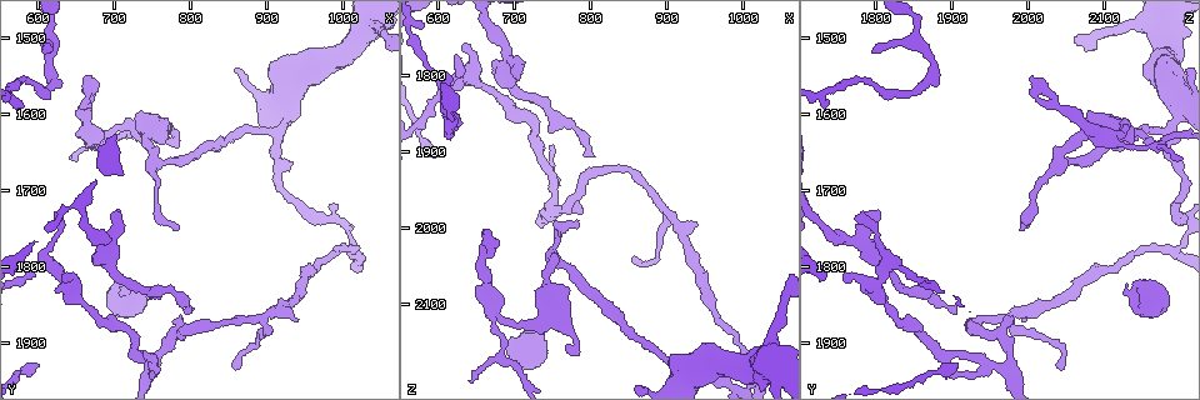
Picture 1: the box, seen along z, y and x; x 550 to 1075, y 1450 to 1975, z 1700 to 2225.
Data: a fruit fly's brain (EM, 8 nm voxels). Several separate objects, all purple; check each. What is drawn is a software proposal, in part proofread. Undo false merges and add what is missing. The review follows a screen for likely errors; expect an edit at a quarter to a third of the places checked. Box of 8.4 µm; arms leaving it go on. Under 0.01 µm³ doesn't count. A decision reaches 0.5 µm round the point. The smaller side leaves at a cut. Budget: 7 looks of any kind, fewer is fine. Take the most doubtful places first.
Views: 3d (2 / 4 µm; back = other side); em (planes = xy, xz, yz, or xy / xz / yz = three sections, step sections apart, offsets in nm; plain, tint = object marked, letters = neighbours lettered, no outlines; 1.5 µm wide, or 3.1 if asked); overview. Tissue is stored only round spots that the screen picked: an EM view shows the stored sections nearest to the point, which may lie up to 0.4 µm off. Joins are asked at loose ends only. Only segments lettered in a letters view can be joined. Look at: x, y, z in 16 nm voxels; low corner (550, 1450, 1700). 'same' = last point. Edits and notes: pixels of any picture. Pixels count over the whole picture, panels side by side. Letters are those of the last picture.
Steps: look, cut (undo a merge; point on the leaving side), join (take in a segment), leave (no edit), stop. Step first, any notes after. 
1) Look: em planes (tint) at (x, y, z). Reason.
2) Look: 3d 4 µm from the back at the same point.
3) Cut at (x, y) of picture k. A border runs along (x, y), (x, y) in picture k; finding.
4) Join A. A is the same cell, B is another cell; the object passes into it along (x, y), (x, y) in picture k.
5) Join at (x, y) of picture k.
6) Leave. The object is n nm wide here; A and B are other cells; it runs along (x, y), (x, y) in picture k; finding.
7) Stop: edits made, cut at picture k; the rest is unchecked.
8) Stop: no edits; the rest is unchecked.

Look: em planes (tint) at (1010, 1775, 2190). Abrupt turn.

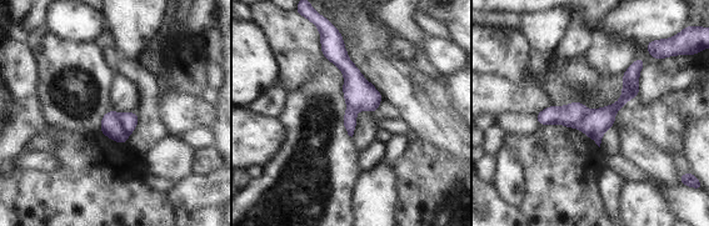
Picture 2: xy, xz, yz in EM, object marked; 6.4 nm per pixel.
Look: em planes (letters) at the same point.

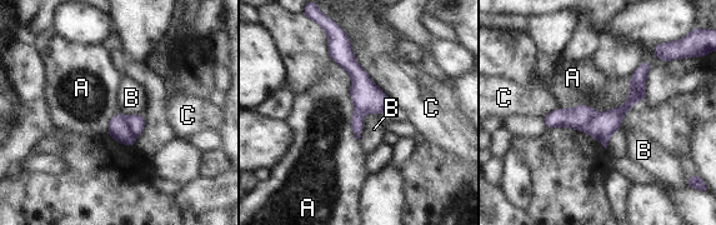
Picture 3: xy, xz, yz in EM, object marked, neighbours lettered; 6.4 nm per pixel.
Cut at (135, 123) of picture 3. A, B and C are other cells; the part that leaves runs along (333, 44), (380, 111) in picture 3; a second cell is stuck on.

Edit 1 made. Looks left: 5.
Look: 3d 2 µm at (605, 1520, 1795). Thin end.

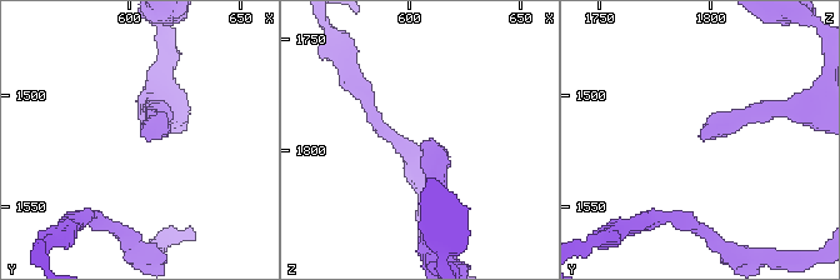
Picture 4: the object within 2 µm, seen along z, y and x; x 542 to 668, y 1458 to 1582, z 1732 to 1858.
Look: em planes (letters) at (609, 1521, 1797). Need the tissue.

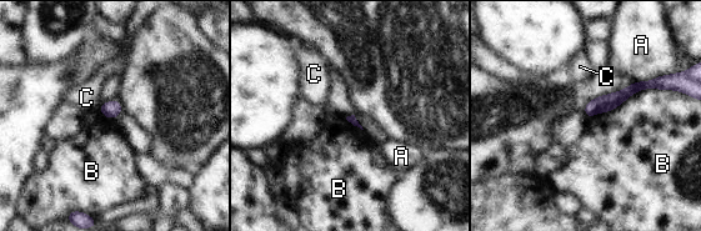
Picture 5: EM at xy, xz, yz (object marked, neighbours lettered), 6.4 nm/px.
Leave. A, B and C are other cells; it runs along (655, 84), (635, 86), (587, 111) in picture 5; no lettered segment goes on from it.

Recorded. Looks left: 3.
Look: em planes (letters) at (675, 1635, 2105). Arms part here.

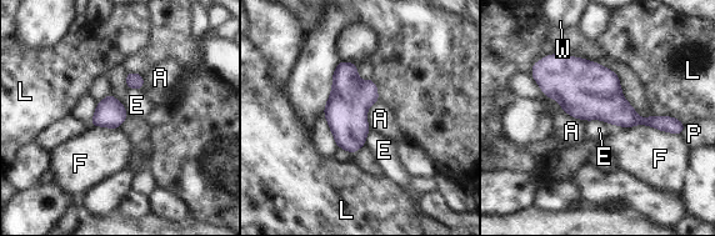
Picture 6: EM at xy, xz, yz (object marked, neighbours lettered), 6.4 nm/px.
Leave. A, E, F, L, P and W are other cells; it runs along (535, 70), (629, 119), (673, 125) in picture 6; one cell here.

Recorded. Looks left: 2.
Stop: edits made, cut at picture 3; the rest is unchecked.

